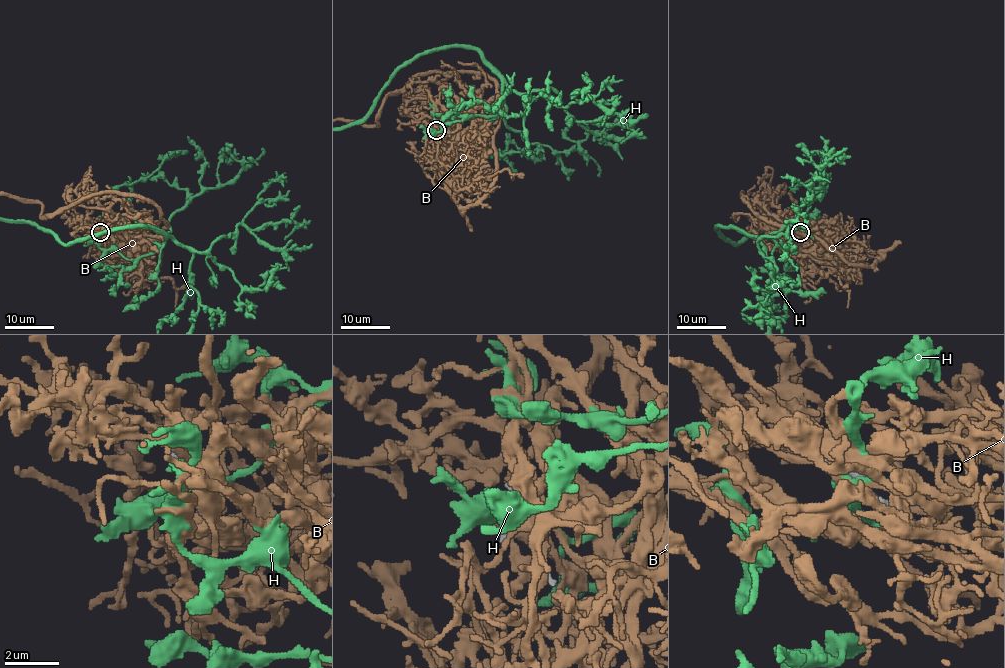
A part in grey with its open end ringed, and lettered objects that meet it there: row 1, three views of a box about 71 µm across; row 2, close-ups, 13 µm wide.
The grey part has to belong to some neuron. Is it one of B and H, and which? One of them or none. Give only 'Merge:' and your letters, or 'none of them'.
Merge: B

